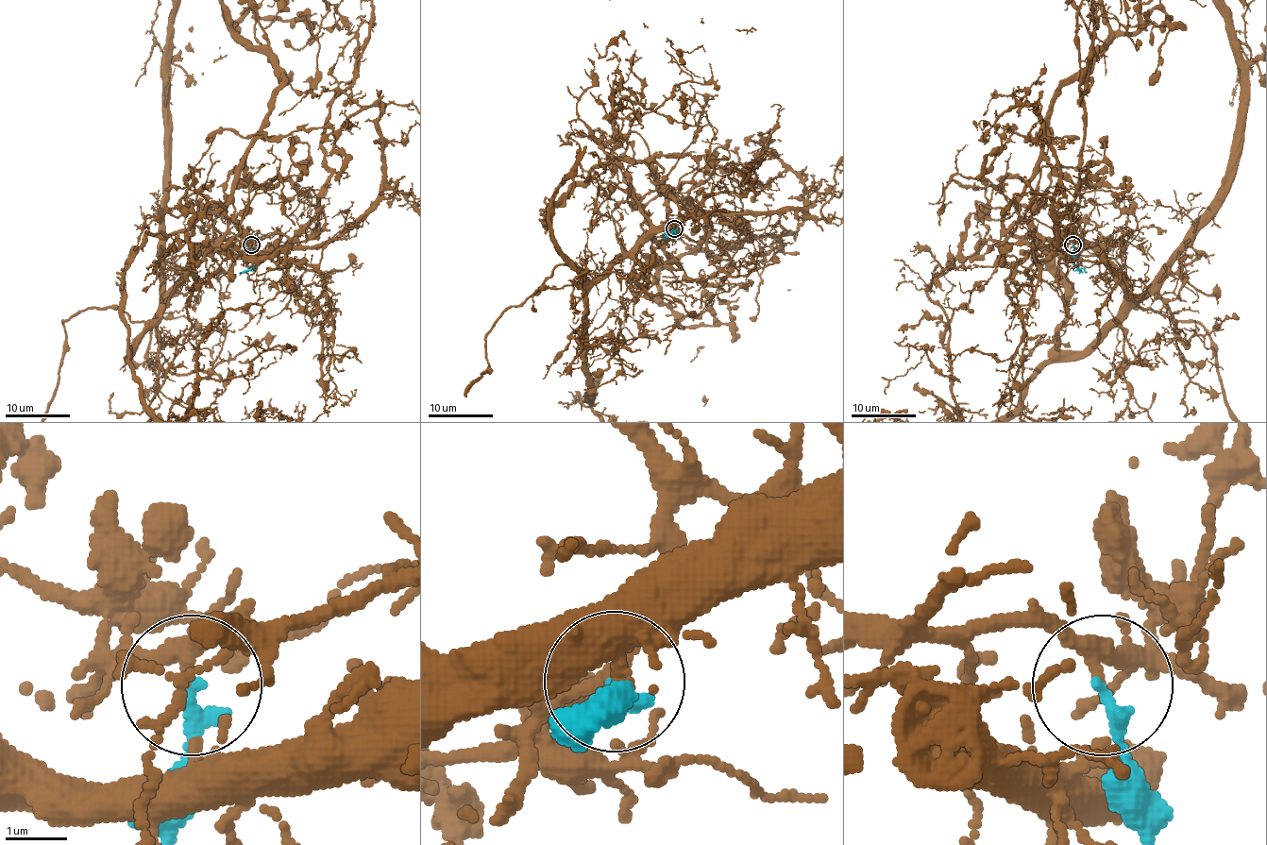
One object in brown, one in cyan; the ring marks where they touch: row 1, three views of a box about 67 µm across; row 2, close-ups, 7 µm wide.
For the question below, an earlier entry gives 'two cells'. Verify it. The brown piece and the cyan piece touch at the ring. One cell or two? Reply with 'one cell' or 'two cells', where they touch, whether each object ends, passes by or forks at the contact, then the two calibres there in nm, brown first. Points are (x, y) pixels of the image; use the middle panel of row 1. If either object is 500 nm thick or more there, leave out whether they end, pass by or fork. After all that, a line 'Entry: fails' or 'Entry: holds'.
one cell | (674, 228) | brown passes by | cyan ends | 240/240 nm
Entry: fails

